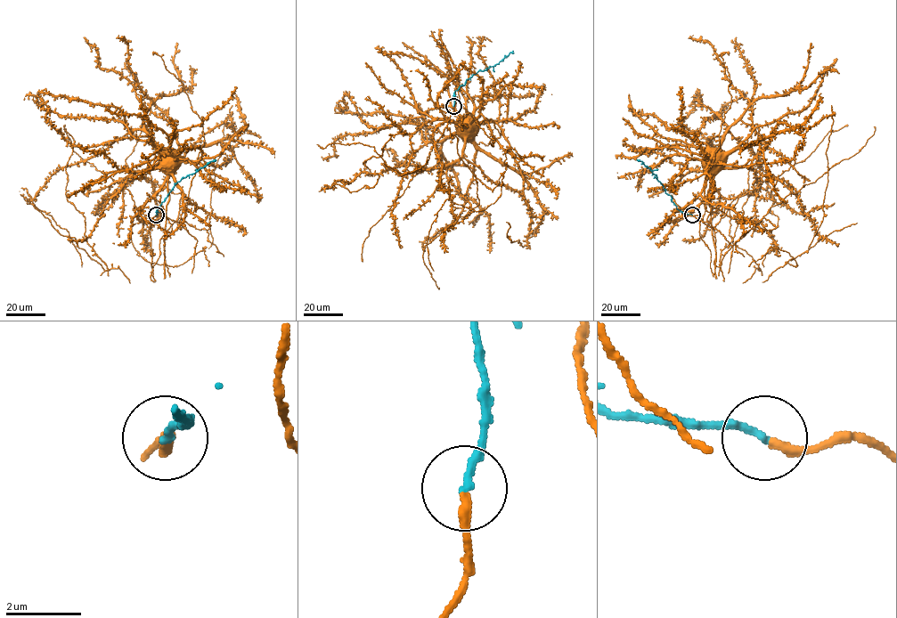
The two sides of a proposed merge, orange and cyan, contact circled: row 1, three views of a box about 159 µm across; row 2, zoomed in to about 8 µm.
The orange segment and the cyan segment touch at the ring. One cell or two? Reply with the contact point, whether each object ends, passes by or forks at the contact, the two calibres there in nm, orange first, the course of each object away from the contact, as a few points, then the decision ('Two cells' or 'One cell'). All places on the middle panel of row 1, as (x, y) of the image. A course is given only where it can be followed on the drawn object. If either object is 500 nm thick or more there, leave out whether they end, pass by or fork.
Place: (453, 106). At the ring orange ends. At the ring cyan ends. Thickness 260 nm (orange) against 200 nm. Course of orange: (453, 106), (420, 168), (442, 167), (460, 157), (468, 116). Course of cyan: (453, 106), (454, 92), (467, 79), (479, 70), (498, 63), (510, 52), (513, 53). One cell

